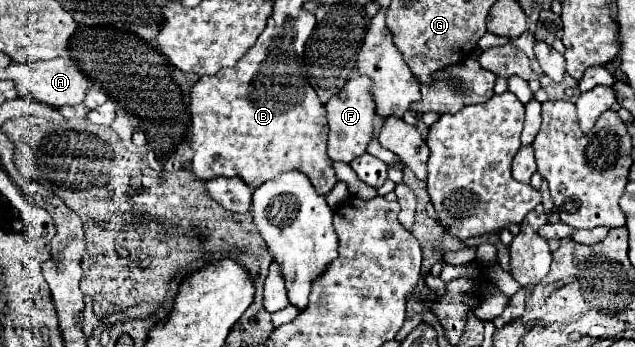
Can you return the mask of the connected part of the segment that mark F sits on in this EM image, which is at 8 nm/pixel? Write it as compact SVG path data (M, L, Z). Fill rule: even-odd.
M353 72L351 80L345 84L345 88L331 98L327 104L327 116L329 116L329 158L333 162L345 162L351 164L357 156L363 156L367 152L367 146L373 138L373 98L369 94L369 78Z

